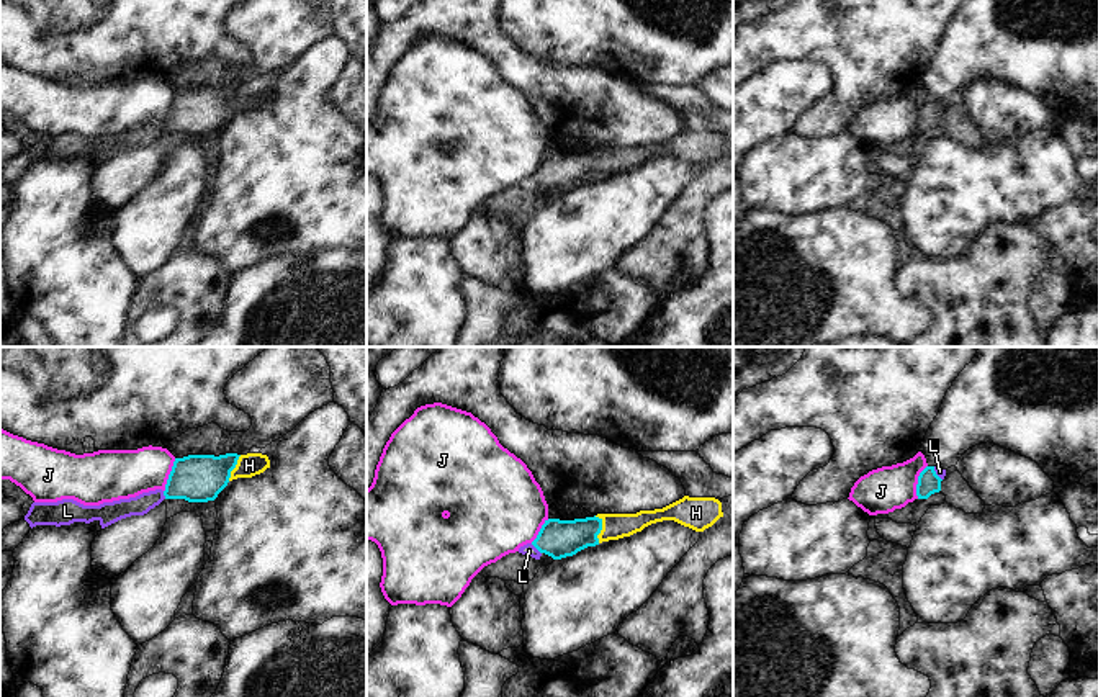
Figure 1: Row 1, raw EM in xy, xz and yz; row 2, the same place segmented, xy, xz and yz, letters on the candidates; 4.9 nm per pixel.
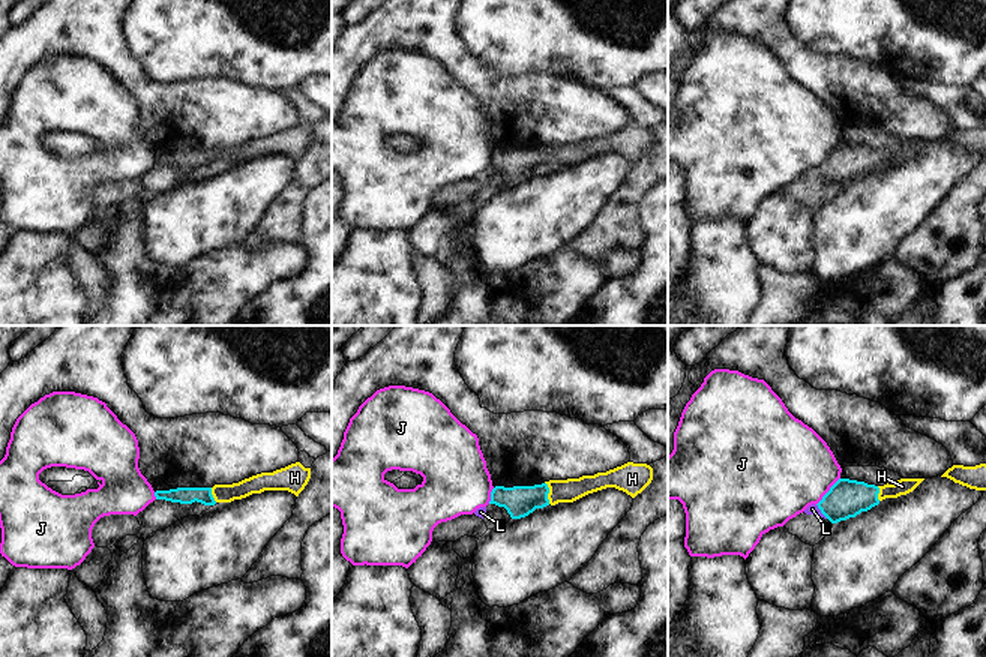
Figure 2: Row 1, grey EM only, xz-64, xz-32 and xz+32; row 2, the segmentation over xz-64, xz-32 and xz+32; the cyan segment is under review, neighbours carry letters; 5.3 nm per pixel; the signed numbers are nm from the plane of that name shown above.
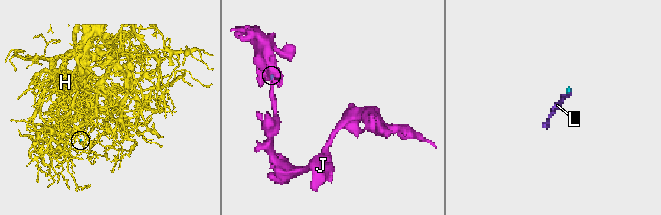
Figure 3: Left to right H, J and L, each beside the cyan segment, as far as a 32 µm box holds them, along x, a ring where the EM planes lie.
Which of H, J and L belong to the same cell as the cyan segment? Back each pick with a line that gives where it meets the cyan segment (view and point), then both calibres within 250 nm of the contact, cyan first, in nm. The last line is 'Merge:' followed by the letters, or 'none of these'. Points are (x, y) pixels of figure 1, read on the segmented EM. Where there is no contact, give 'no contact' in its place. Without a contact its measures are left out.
H: xz (601, 529) | 190/130 nm
L: xz (535, 547) | 190/60 nm
Merge: H, L

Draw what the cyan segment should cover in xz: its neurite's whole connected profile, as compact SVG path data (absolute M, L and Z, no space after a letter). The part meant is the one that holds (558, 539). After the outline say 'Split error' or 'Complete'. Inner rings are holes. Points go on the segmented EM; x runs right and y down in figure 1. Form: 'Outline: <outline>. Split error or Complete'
Outline: M684 496L663 509L637 514L597 514L574 520L548 519L537 538L520 546L519 553L535 560L540 560L543 553L553 560L561 560L587 546L630 537L656 522L674 520L695 532L704 532L720 517L723 517L723 512L718 499Z. Split error

